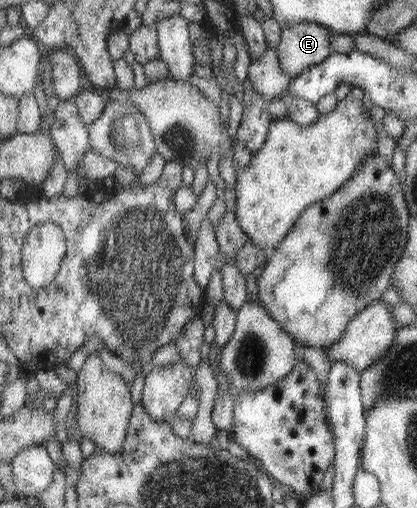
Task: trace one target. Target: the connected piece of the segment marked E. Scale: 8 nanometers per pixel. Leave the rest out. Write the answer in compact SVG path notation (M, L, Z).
M318 23L285 27L277 49L285 72L296 78L306 69L326 61L333 53L333 33Z

